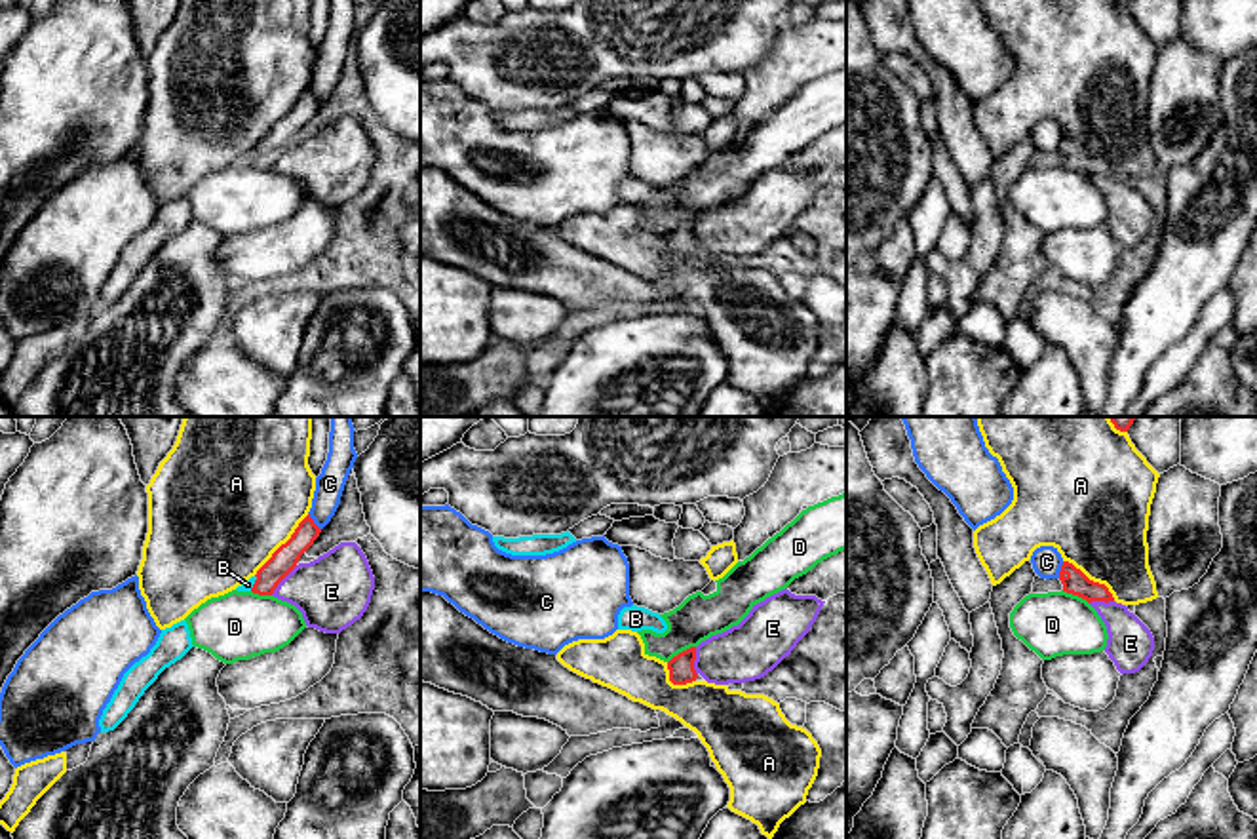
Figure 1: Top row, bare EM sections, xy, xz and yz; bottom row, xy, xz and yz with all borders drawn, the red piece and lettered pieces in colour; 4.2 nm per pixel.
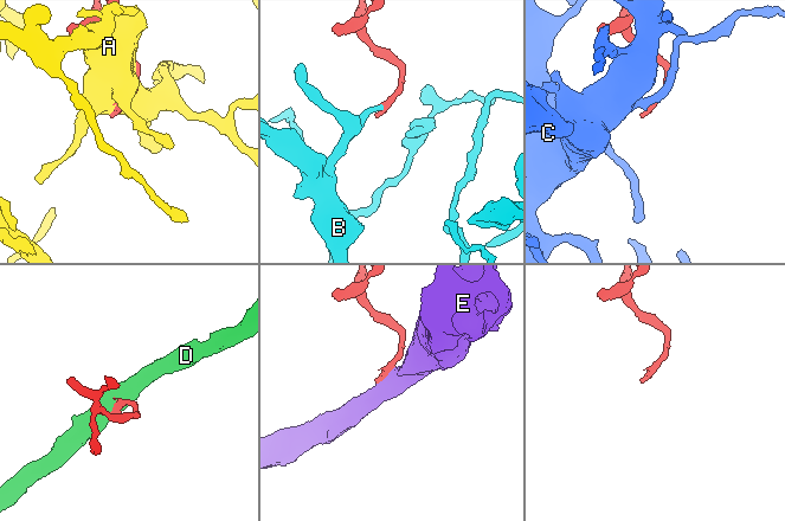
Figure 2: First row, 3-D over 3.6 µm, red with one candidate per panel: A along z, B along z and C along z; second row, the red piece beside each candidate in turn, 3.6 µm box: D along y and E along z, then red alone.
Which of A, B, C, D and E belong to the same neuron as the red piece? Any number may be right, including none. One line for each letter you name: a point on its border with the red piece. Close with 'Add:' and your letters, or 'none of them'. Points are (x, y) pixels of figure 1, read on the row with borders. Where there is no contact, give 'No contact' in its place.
B: Touches red at xy (255, 583)
Add: B

